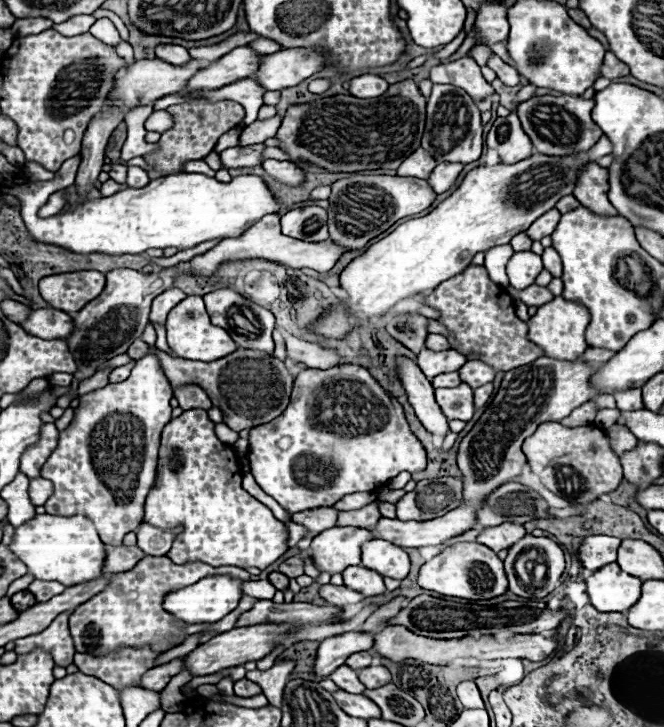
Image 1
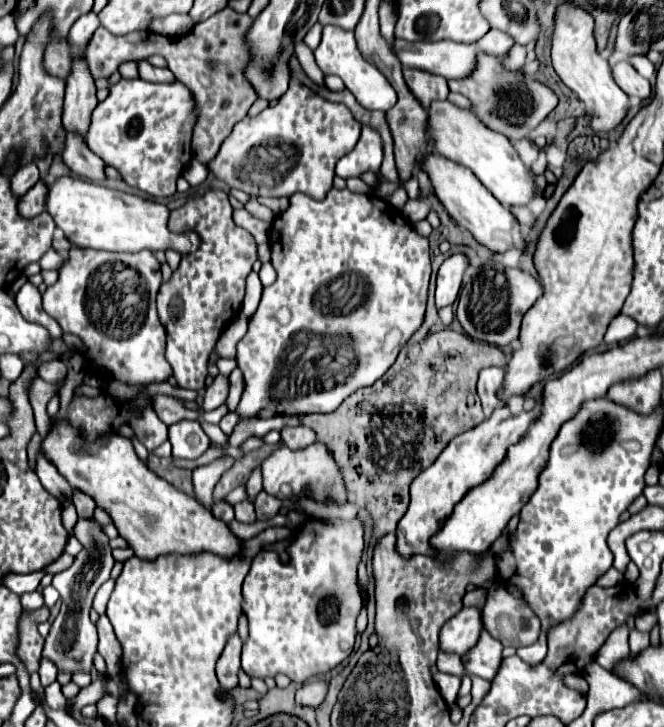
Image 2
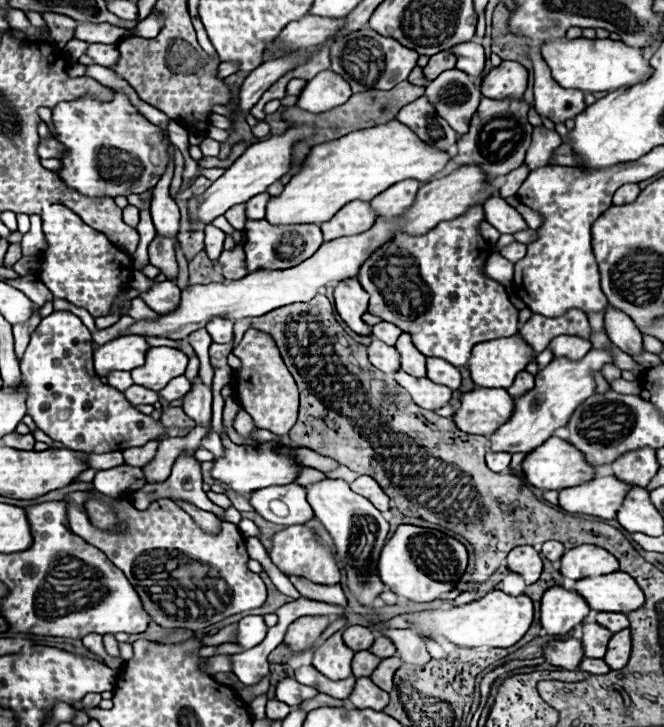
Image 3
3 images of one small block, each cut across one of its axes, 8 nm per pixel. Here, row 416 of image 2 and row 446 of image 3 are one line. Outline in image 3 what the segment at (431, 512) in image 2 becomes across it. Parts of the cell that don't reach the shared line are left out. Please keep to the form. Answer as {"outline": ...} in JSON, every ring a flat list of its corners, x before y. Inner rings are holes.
{"outline":[[610,348,606,350,590,350,582,360,572,362,568,358,552,360,544,370,536,374,536,384,526,394,514,398,514,412,492,436,490,436,490,450,492,452,530,452,536,446,540,446,544,440,548,440,554,430,568,424,568,418,584,402,584,398,590,398,594,394,594,378,592,372,600,372,604,364,612,362]]}

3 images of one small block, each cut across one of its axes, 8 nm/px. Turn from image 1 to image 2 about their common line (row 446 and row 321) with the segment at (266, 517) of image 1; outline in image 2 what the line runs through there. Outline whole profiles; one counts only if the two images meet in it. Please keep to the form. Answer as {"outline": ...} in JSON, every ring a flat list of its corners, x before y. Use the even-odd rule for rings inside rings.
{"outline":[[208,190,204,196,188,198,184,206,170,212,168,228,174,234,198,234,200,246,184,254,180,260,180,266,172,272,168,282,162,282,158,290,158,314,160,322,166,328,168,334,168,346,166,346,166,360,170,362,174,370,174,378,178,380,180,388,192,388,200,390,204,388,206,380,206,364,208,358,220,338,220,334,228,328,228,324,238,316,240,302,244,298,244,280,252,272,252,264,256,262,256,242,250,232,244,228,238,228,232,220,232,206,228,202,228,196,222,190]]}

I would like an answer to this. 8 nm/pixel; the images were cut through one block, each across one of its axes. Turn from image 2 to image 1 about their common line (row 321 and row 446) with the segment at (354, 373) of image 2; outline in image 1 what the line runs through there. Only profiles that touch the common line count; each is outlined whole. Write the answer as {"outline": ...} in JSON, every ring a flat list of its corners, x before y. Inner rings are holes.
{"outline":[[340,364,330,370,308,368,296,376,292,398,284,414,250,430,248,462,250,472,260,488,290,514,296,514,312,508,334,506,334,502,338,502,344,494,372,492,400,472,422,472,426,468,426,450,410,432,404,408,398,404,398,400,386,392,364,366]]}

